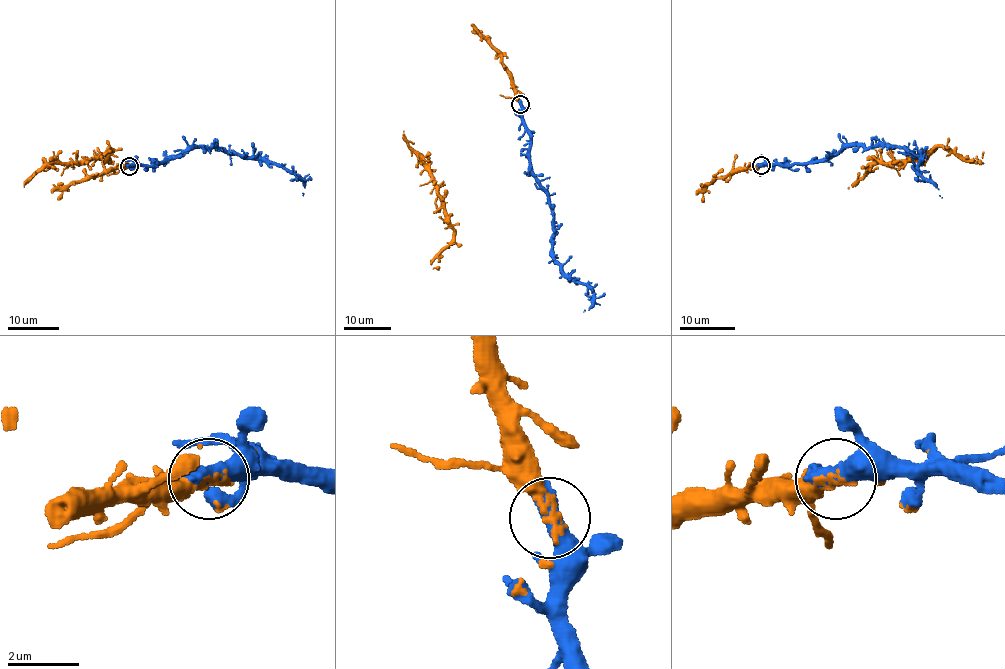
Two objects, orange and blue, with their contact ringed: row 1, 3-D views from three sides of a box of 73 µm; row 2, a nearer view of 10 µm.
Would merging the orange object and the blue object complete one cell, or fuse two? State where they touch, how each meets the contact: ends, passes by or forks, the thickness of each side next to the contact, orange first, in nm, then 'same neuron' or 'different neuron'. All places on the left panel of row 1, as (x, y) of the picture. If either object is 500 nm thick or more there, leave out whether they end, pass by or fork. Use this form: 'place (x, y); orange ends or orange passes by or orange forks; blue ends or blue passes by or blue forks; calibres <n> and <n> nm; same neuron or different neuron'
place (129, 166); calibres 150 and 650 nm; same neuron

